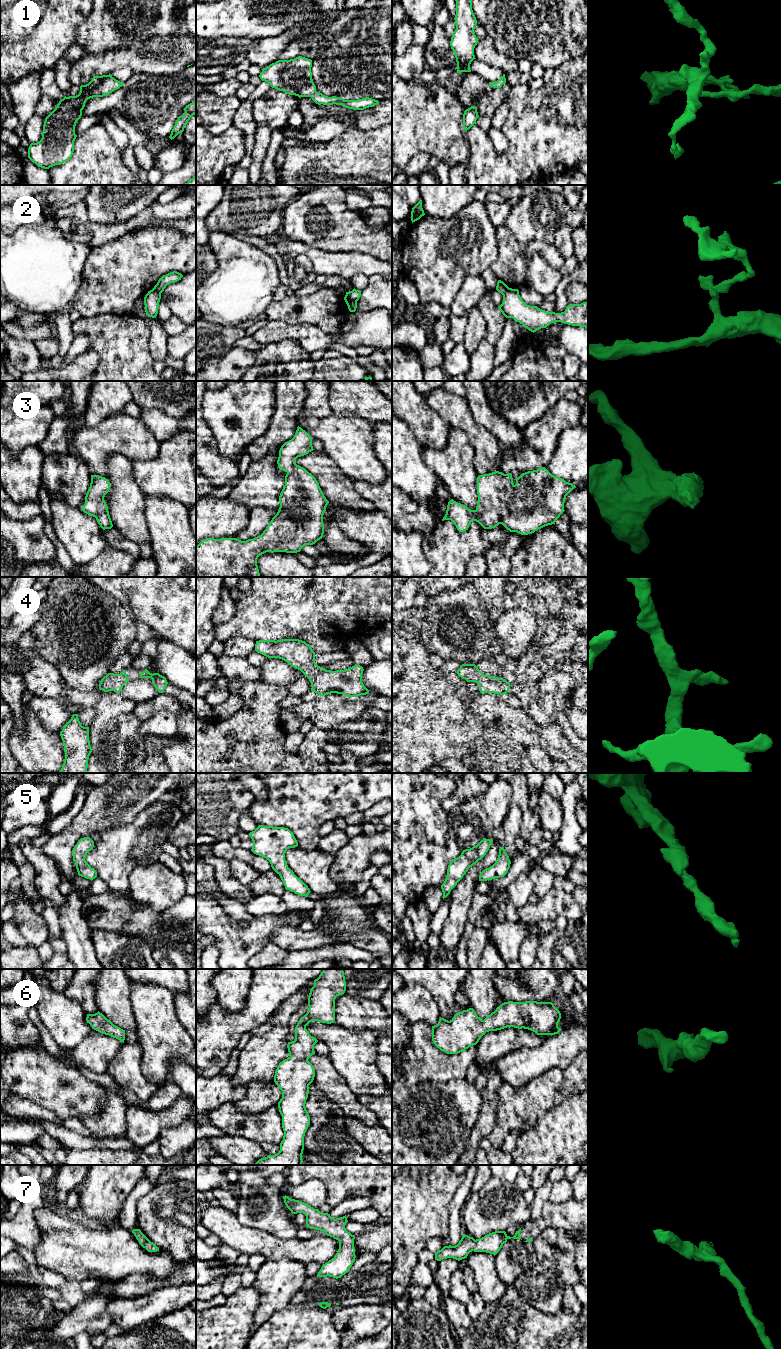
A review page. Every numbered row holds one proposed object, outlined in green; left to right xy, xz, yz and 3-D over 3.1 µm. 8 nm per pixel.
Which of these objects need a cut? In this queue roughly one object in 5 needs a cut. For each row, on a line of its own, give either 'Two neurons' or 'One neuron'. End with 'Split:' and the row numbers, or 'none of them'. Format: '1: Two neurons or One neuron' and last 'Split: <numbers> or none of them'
1: One neuron
2: Two neurons
3: One neuron
4: One neuron
5: One neuron
6: One neuron
7: One neuron
Split: 2

